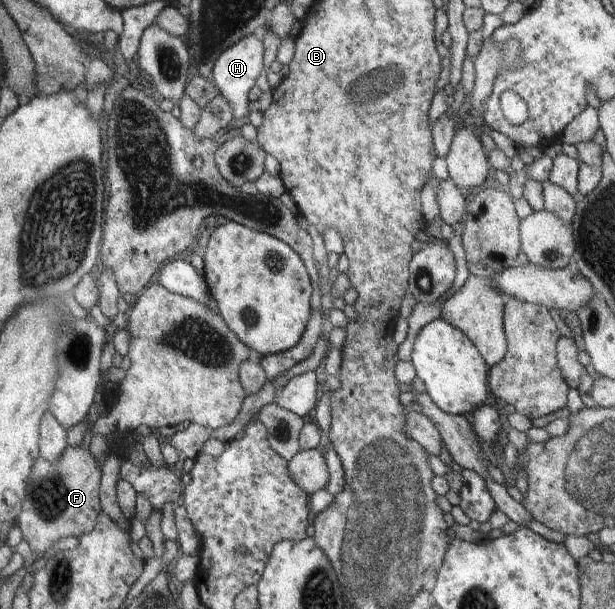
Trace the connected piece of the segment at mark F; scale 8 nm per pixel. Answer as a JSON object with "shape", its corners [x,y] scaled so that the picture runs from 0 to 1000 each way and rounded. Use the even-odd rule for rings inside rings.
{"shape":[[[109,729],[109,737],[93,760],[80,760],[67,749],[57,757],[28,849],[28,864],[47,892],[57,921],[70,915],[70,908],[96,885],[128,882],[154,869],[154,856],[166,837],[161,819],[163,787],[161,760],[138,734],[115,734]]]}

